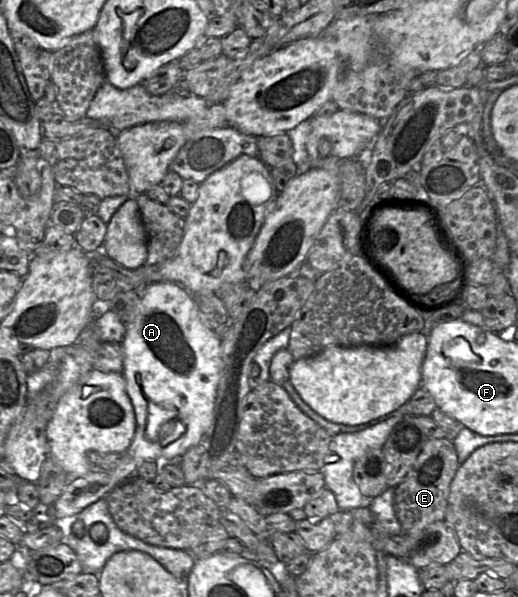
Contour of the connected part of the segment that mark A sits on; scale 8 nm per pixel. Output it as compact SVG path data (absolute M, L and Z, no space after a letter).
M169 281L146 285L134 316L126 323L126 332L121 344L123 376L136 419L133 440L121 462L113 470L91 471L68 483L63 493L53 503L55 520L75 515L101 498L105 498L117 486L138 476L137 470L145 460L182 458L198 443L212 423L221 378L221 342L215 331L207 326L207 319L198 310L190 291L182 285Z

